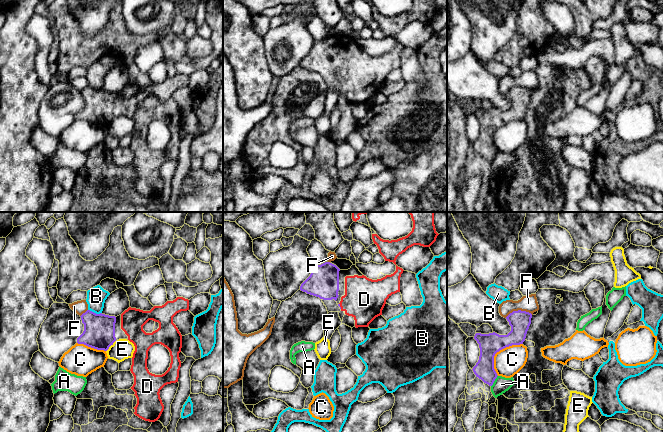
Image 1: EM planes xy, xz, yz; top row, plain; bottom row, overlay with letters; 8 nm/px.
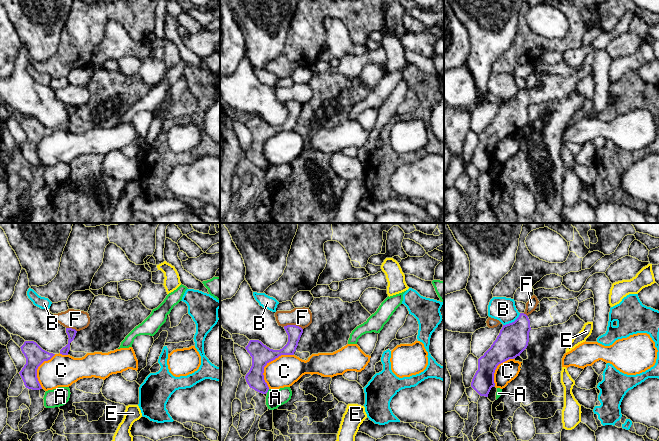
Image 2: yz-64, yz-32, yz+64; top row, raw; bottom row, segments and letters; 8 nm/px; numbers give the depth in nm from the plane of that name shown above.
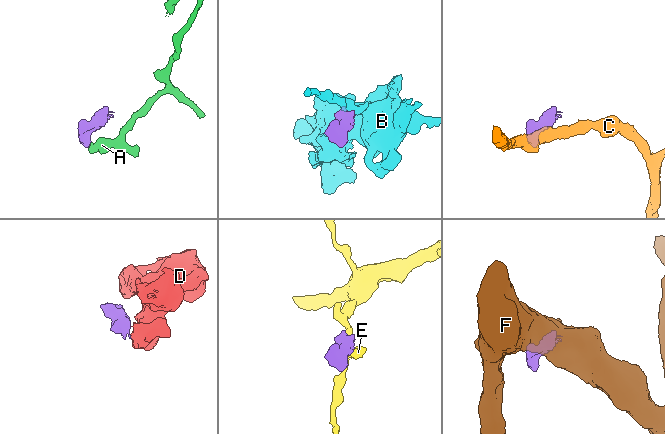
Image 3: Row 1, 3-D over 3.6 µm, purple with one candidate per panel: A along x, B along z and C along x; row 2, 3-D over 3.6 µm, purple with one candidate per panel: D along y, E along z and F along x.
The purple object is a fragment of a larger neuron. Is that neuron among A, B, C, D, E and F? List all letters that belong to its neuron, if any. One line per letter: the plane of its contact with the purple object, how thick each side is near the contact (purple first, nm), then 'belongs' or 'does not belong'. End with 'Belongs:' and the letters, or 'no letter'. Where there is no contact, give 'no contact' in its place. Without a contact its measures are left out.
A: meets purple in yz; 160 nm thick on the purple side, 130 nm on the other; does not belong
B: meets purple in xy; 260 nm thick on the purple side, 160 nm on the other; does not belong
C: meets purple in yz; 170 nm thick on the purple side, 220 nm on the other; does not belong
D: meets purple in xz; 20 nm thick on the purple side, 320 nm on the other; belongs
E: meets purple in xy; 260 nm thick on the purple side, 170 nm on the other; does not belong
F: meets purple in yz; 160 nm thick on the purple side, 140 nm on the other; does not belong
Belongs: D

